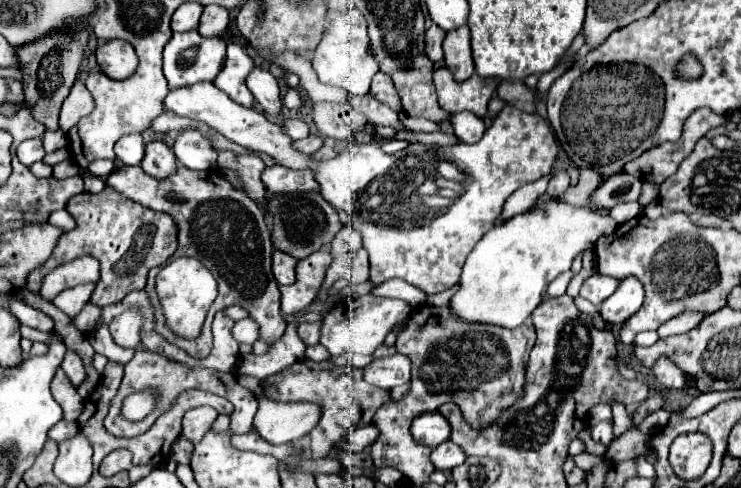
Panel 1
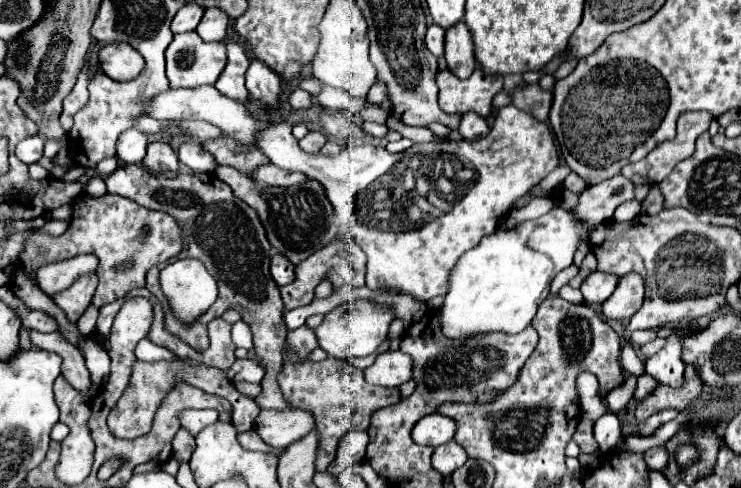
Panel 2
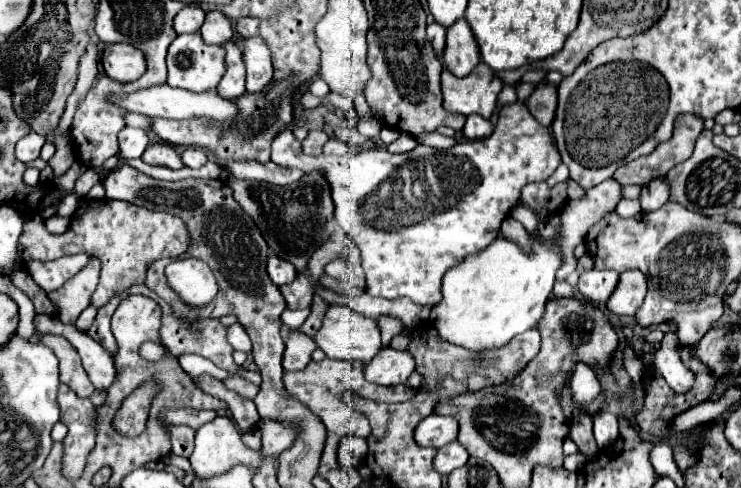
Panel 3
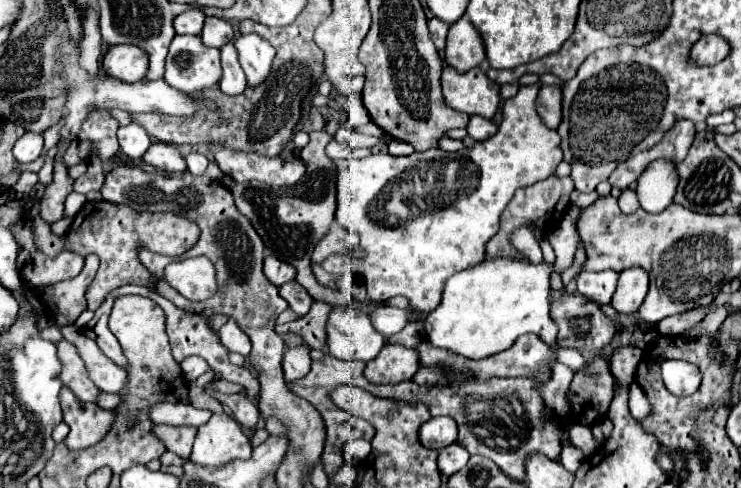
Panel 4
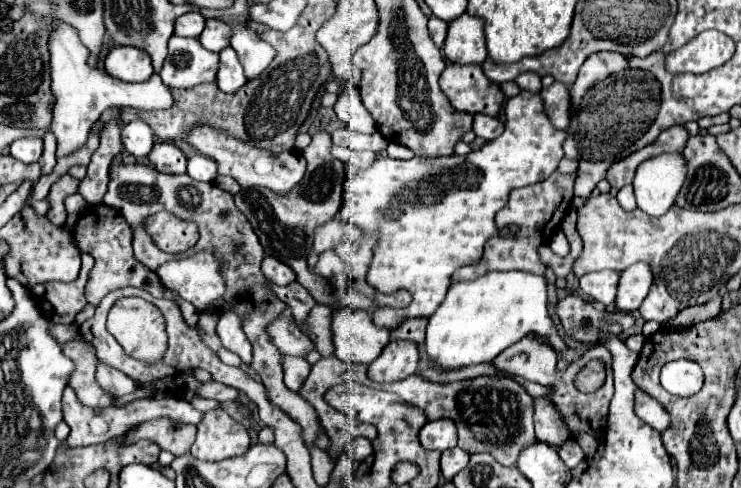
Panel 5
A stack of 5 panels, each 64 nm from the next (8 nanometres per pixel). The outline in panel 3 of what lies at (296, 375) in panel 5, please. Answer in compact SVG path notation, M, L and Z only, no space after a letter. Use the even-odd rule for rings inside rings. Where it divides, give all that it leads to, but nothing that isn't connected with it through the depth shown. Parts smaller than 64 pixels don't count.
M296 330L290 332L290 338L286 342L284 360L282 360L284 370L304 370L304 366L308 366L308 362L312 360L310 354L314 350L316 350L316 344L310 336L296 332Z

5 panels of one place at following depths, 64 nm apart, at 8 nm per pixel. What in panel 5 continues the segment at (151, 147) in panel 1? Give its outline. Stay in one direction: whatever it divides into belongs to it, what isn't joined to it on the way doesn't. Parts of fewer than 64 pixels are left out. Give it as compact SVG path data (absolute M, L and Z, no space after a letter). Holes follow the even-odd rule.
M172 142L154 144L154 148L148 154L148 160L158 172L166 172L166 174L184 174L186 172L186 156Z

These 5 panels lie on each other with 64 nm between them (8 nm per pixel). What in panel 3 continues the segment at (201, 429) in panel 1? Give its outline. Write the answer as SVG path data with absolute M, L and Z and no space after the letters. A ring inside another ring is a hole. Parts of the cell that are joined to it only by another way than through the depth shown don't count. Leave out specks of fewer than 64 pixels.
M176 408L176 410L164 410L164 414L160 414L160 420L166 424L174 426L184 424L194 430L198 430L200 426L204 426L214 418L216 418L214 410L196 410L196 408Z

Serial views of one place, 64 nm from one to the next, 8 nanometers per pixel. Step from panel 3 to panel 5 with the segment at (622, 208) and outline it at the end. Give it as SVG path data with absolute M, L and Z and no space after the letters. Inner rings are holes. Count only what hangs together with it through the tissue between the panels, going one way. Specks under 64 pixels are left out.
M628 184L624 188L620 188L618 192L618 202L624 210L634 210L636 208L636 200L634 200L634 188Z

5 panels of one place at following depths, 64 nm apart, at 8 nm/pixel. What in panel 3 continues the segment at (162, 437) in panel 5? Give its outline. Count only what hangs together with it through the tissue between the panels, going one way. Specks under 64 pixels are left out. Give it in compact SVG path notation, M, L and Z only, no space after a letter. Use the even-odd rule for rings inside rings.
M168 426L170 440L172 440L172 452L178 456L188 458L194 450L194 432L190 426Z

